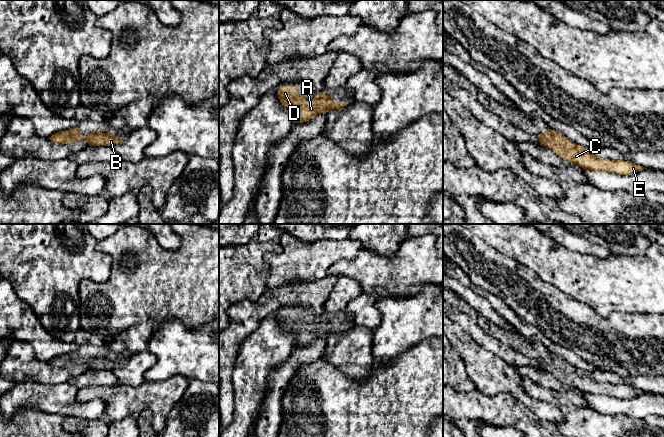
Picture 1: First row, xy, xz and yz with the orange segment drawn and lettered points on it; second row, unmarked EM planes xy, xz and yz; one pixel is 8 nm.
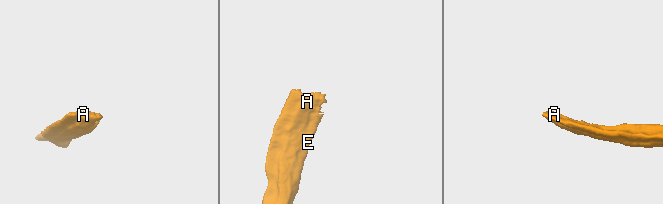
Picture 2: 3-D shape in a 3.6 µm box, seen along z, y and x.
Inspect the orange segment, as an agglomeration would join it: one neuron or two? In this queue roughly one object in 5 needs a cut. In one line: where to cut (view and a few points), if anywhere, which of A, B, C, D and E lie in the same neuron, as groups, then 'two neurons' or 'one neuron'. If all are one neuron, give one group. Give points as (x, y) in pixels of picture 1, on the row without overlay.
no cut | A B C D E | one neuron

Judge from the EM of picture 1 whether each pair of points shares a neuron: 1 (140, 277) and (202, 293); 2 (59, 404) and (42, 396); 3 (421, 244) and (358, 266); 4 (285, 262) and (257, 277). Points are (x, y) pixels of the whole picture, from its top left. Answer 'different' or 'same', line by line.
1: same
2: same
3: same
4: different

